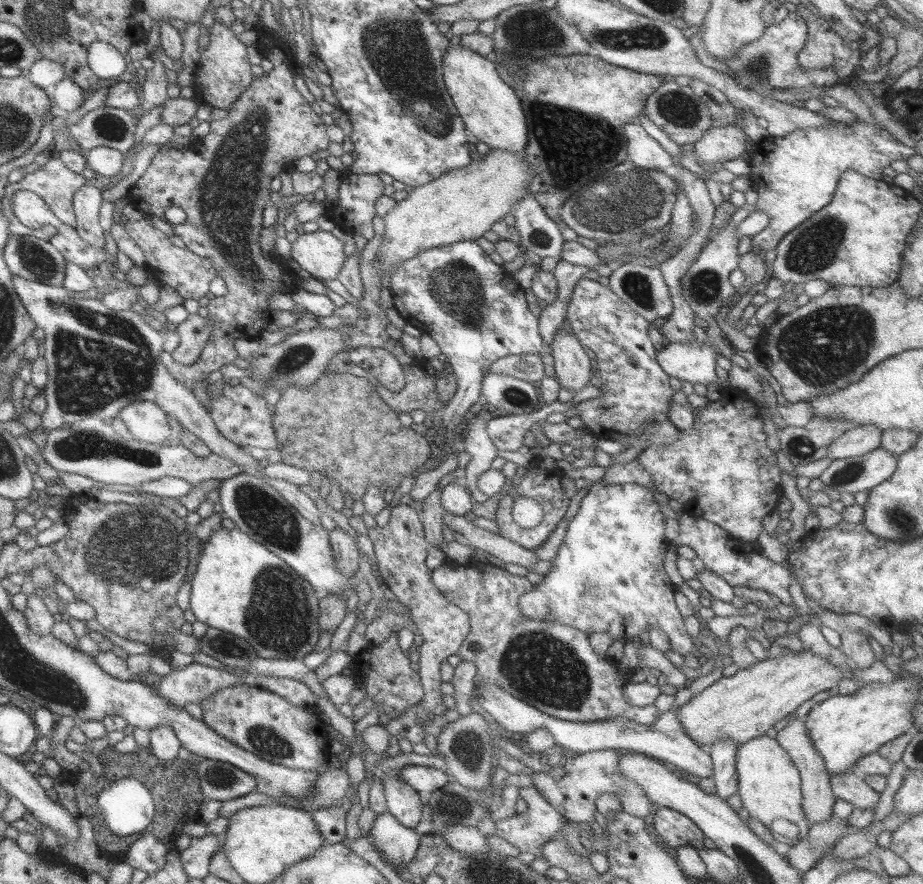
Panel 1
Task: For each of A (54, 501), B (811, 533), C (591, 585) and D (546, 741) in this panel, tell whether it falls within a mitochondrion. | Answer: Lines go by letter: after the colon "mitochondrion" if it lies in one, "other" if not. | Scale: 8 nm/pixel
A: other
B: other
C: mitochondrion
D: other

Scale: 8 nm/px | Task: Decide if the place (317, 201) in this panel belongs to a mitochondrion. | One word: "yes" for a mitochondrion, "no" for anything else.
no

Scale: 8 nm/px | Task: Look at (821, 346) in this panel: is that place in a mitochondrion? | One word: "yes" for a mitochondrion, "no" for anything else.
yes

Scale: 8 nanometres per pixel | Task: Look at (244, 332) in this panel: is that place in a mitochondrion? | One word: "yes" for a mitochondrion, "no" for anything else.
no

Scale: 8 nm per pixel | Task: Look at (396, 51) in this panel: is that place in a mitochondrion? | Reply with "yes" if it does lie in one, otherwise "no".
yes

